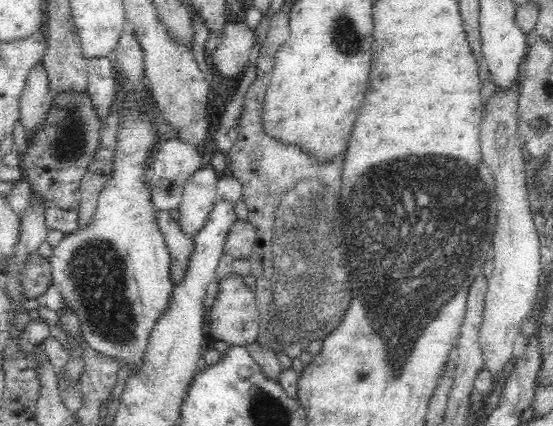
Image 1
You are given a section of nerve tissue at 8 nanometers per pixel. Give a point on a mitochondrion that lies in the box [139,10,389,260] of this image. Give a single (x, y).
(345, 39)

